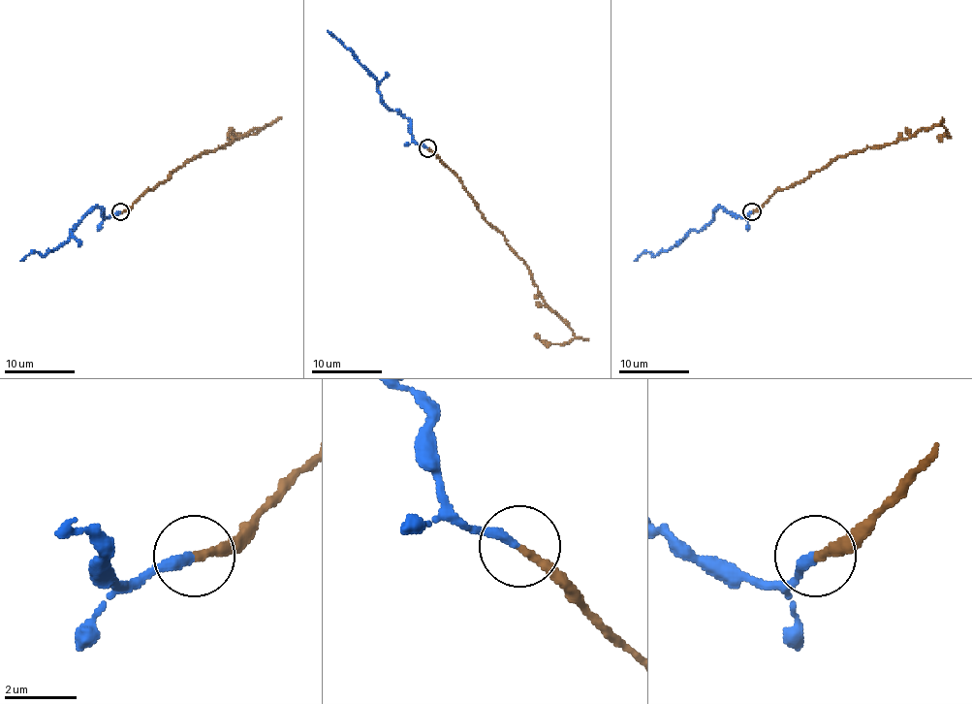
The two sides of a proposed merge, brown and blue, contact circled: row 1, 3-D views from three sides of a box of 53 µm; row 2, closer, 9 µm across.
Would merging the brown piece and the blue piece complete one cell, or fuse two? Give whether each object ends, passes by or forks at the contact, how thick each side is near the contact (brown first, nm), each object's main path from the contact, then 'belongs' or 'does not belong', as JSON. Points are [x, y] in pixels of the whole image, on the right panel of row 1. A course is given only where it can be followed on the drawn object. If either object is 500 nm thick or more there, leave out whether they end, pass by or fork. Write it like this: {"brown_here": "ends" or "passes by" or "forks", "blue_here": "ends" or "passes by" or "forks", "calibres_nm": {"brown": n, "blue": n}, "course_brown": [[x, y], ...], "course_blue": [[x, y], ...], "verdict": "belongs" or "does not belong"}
{"brown_here": "ends", "blue_here": "ends", "calibres_nm": {"brown": 220, "blue": 280}, "course_brown": [[751, 211], [838, 157], [940, 125], [947, 135], [938, 140]], "course_blue": [[751, 211], [742, 216], [720, 208], [704, 227], [692, 231], [673, 246], [655, 255], [644, 252], [634, 261]], "verdict": "belongs"}

